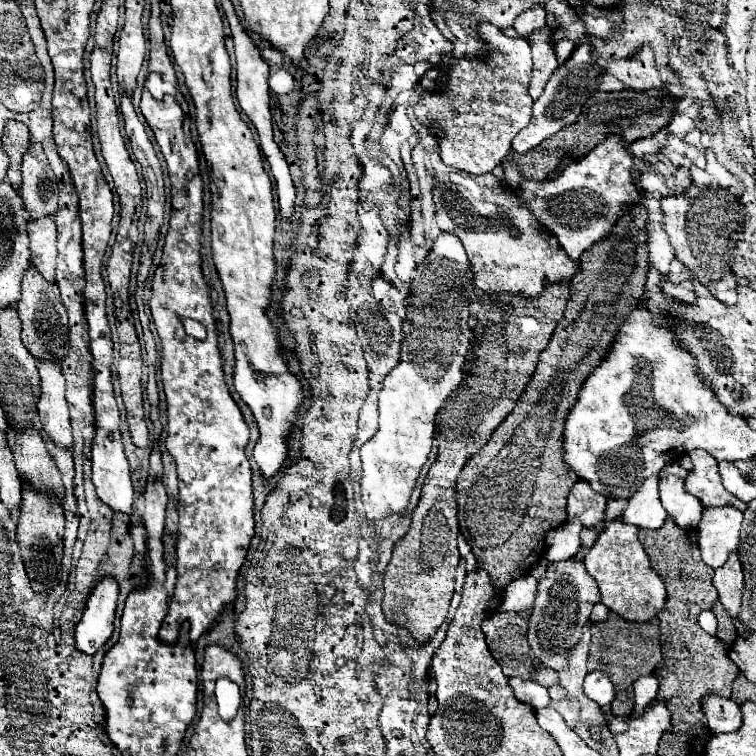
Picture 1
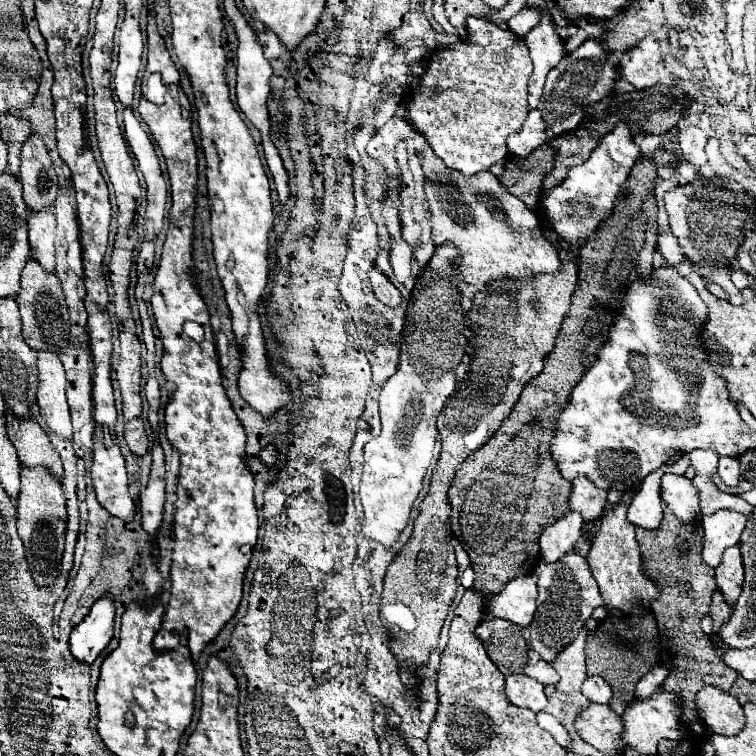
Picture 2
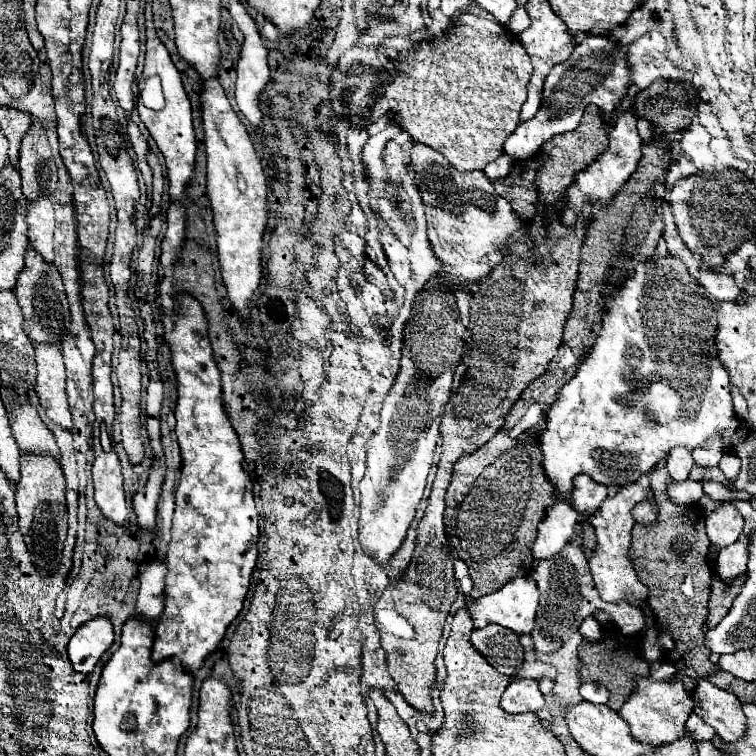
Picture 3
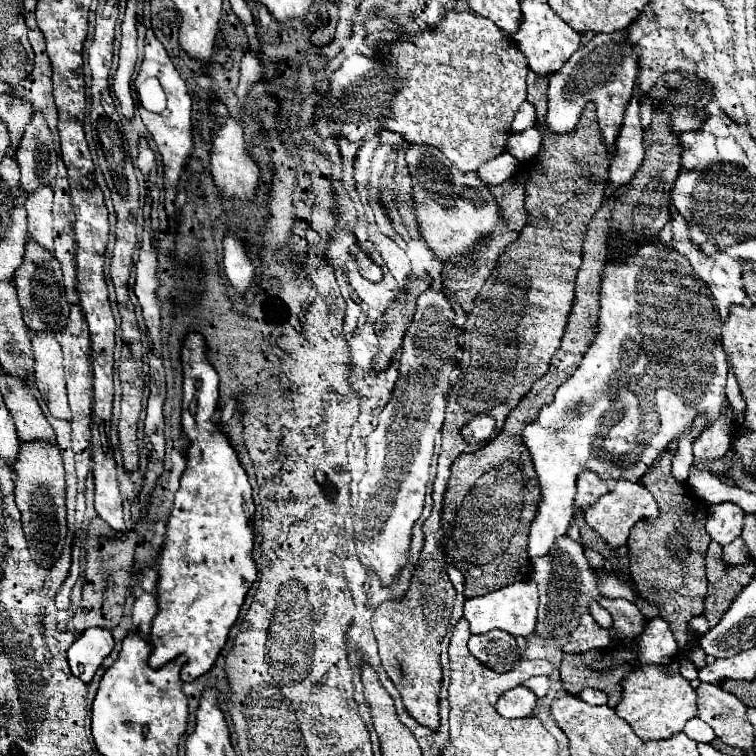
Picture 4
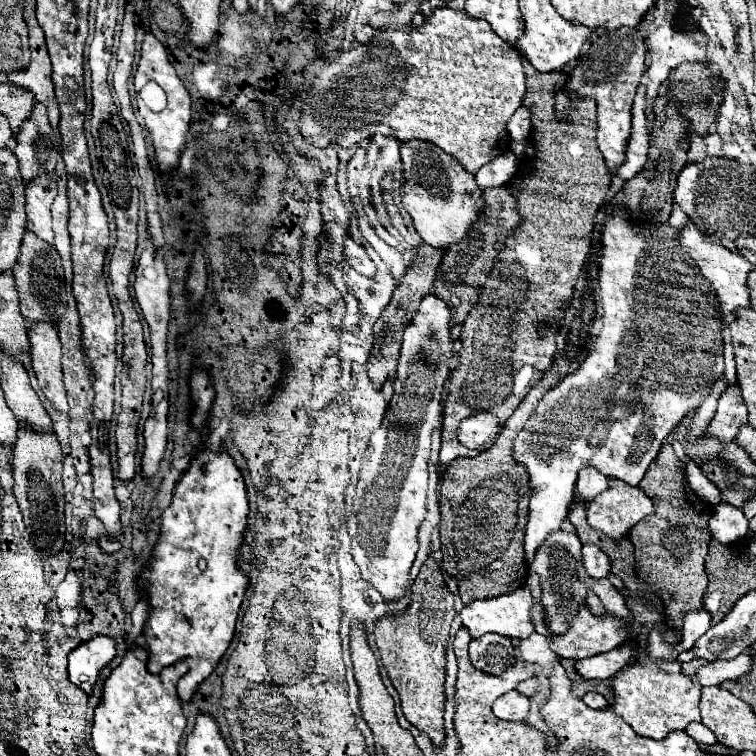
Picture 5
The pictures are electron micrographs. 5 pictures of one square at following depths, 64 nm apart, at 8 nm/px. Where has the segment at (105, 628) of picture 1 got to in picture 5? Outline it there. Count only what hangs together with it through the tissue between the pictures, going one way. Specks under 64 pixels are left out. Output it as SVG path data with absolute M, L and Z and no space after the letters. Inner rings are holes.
M94 636L94 640L80 644L68 656L70 682L90 696L100 670L108 666L114 660L114 656L114 640L108 636Z

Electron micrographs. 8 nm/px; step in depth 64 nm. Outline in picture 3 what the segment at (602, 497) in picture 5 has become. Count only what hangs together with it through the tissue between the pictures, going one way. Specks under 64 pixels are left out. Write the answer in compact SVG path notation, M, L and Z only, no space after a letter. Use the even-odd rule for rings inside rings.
M638 482L636 484L626 484L626 486L618 486L618 492L614 496L608 496L602 506L588 516L588 522L590 526L594 528L596 532L596 538L598 538L598 548L594 550L592 558L590 558L590 568L592 568L592 574L594 574L594 582L596 582L596 588L600 592L600 596L608 602L620 602L620 600L626 600L630 604L636 604L636 606L642 606L646 602L646 596L648 596L648 588L644 584L640 584L640 580L636 580L636 572L634 572L634 566L628 558L628 544L632 540L632 526L634 526L634 518L632 518L632 510L636 504L640 502L650 502L656 510L656 504L654 504L654 496L650 494L648 488L640 486Z

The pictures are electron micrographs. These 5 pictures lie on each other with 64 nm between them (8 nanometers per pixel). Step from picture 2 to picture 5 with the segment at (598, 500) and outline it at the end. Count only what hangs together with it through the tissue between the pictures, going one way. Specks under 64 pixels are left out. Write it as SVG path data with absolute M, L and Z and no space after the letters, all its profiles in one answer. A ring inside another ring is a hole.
M586 466L578 472L578 482L576 488L580 490L580 494L586 498L586 502L590 502L590 498L598 496L600 492L604 492L608 488L608 476L604 476L602 472L598 472L592 466Z

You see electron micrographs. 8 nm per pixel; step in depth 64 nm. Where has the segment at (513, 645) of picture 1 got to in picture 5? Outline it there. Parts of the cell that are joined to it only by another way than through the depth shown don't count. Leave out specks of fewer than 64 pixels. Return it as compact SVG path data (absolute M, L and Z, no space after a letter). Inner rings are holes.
M486 634L470 642L470 662L484 674L498 676L514 664L514 646L510 638L498 634Z

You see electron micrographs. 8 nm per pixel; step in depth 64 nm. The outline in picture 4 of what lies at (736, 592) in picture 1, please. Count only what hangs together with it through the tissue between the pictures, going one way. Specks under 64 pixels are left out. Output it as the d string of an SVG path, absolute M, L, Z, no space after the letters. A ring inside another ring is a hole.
M742 538L724 546L724 562L736 566L736 564L744 564L748 558L750 558L750 554L748 554L748 548L746 548Z

